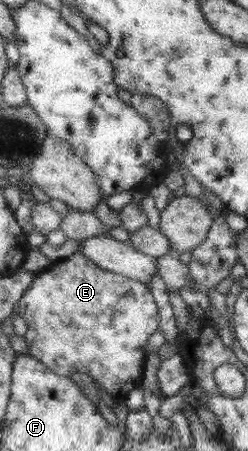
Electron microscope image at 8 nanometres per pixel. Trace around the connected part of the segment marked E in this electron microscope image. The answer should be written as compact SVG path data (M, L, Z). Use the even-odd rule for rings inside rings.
M76 253L66 259L61 259L51 265L45 270L38 272L35 276L34 282L24 292L21 302L16 306L17 315L26 320L28 324L28 333L24 336L26 344L28 344L29 352L33 358L39 359L50 370L60 374L60 376L70 378L70 374L78 372L90 376L100 387L102 387L114 401L122 401L126 398L126 394L134 388L140 387L144 374L144 364L146 364L146 357L149 354L150 336L159 330L159 309L154 299L150 285L133 278L128 278L123 274L118 274L110 270L104 270L103 267L98 266L92 259L89 259L84 253Z

